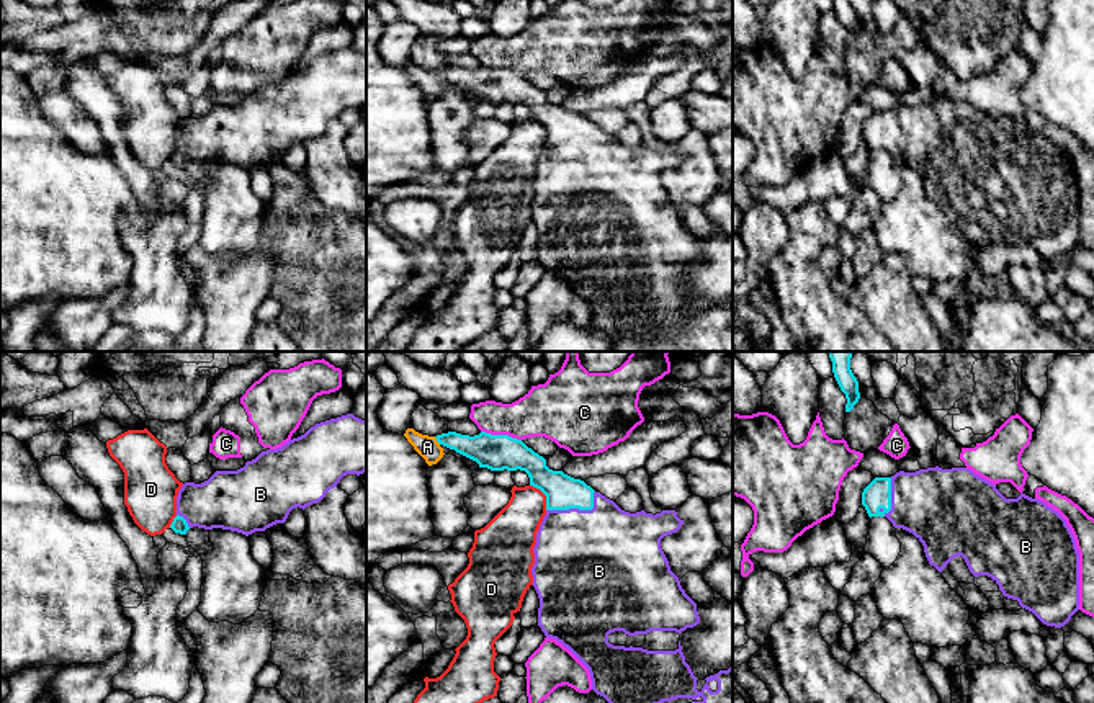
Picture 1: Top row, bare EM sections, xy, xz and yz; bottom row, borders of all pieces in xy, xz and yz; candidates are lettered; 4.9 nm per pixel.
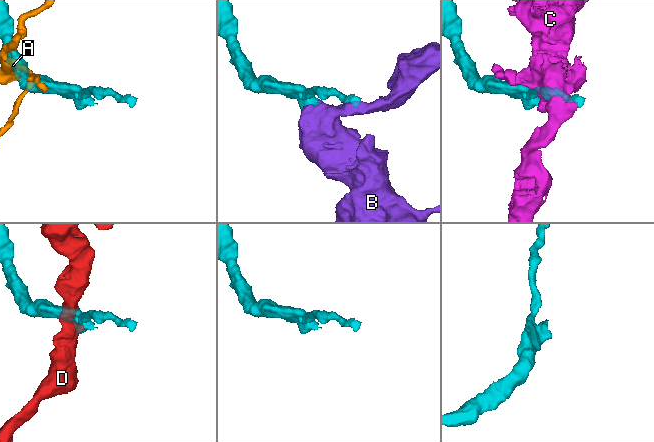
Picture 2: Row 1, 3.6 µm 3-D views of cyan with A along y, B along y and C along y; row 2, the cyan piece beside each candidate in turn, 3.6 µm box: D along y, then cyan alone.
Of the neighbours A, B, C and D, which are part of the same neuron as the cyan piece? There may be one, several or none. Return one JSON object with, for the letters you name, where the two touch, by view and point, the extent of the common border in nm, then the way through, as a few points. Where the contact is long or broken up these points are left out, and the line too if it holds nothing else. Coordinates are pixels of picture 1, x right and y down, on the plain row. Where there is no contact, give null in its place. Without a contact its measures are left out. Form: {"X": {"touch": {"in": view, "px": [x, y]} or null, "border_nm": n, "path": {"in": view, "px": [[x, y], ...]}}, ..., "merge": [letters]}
{"B": {"touch": {"in": "xz", "px": [578, 141]}, "border_nm": 260, "path": {"in": "xz", "px": [[563, 126], [578, 141], [582, 192]]}}, "merge": ["B"]}

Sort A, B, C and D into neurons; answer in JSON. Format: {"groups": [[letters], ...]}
{"groups": [["A"], ["B"], ["C"], ["D"]]}

